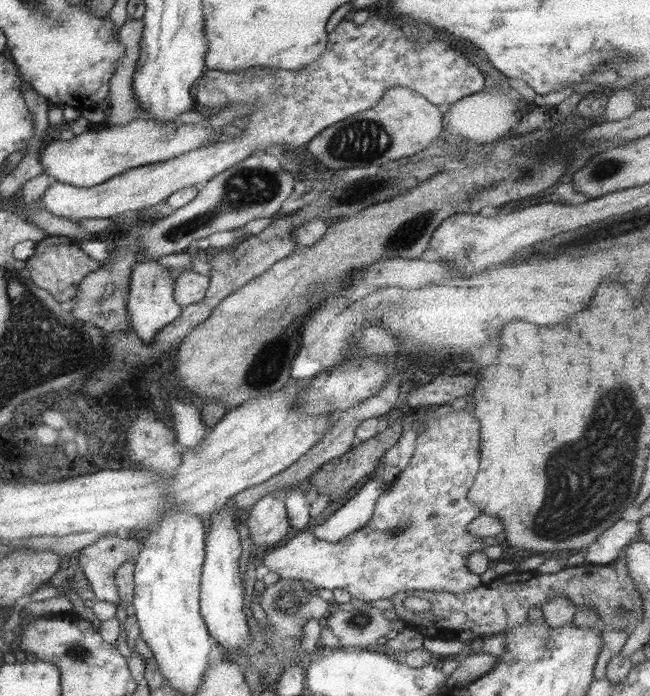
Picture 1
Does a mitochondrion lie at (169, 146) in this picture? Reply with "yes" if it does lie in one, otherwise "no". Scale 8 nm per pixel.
no

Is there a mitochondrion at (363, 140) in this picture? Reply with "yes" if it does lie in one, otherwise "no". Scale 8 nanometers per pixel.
yes

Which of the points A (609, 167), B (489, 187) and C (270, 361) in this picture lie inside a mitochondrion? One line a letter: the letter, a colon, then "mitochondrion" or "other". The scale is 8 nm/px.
A: mitochondrion
B: mitochondrion
C: mitochondrion

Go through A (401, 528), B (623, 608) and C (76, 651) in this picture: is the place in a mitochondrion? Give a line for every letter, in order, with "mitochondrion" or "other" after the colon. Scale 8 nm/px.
A: mitochondrion
B: mitochondrion
C: mitochondrion

